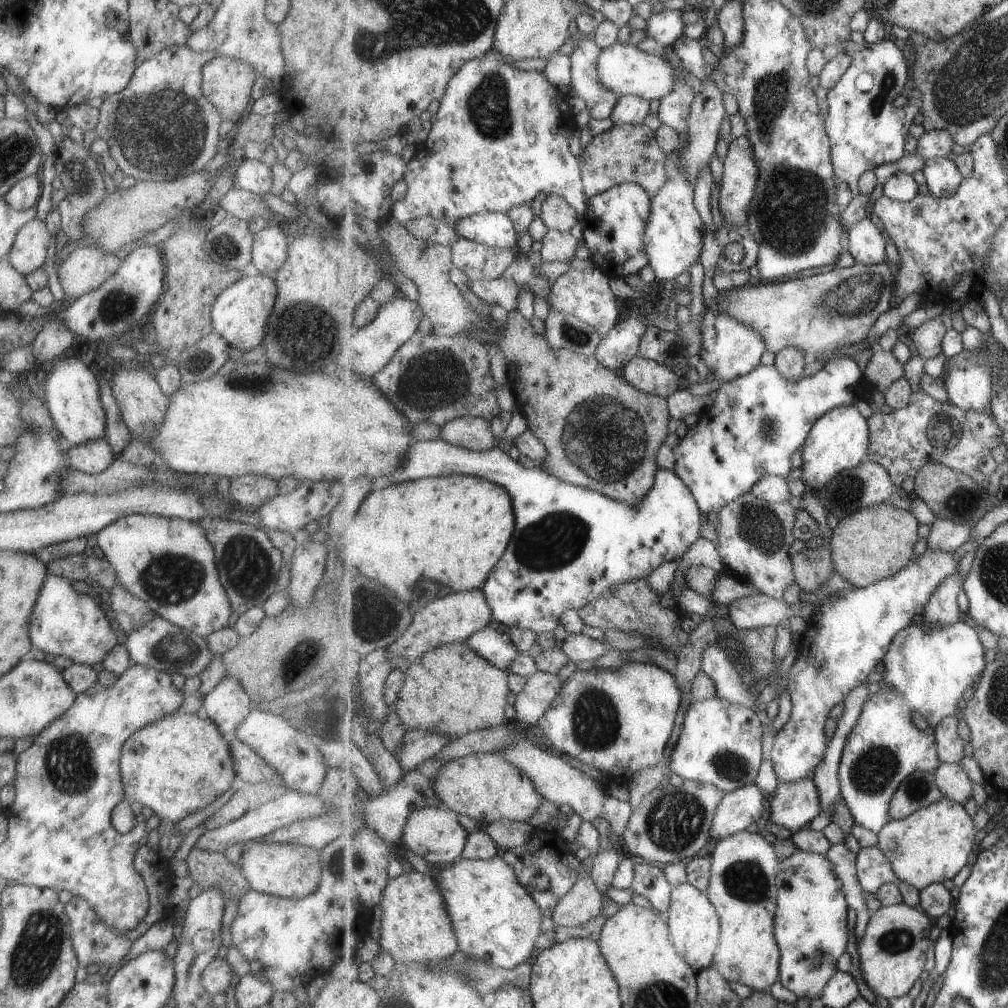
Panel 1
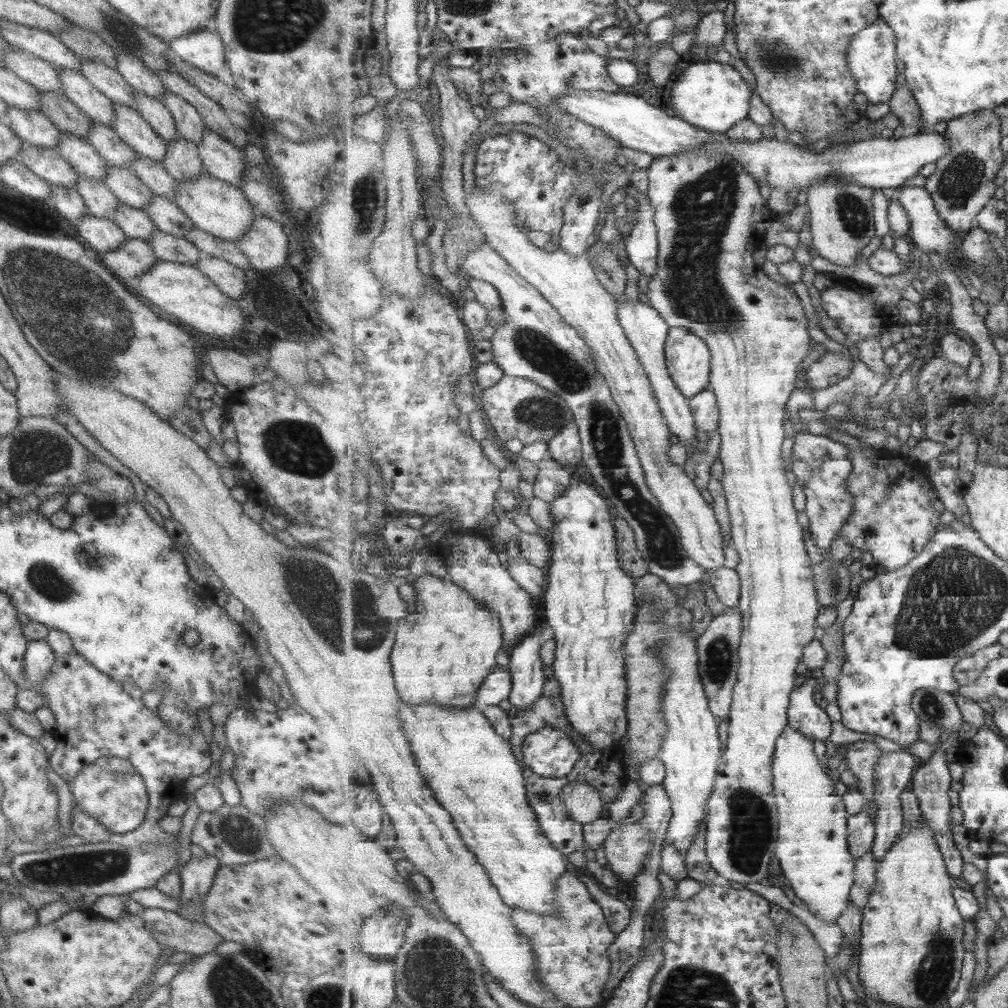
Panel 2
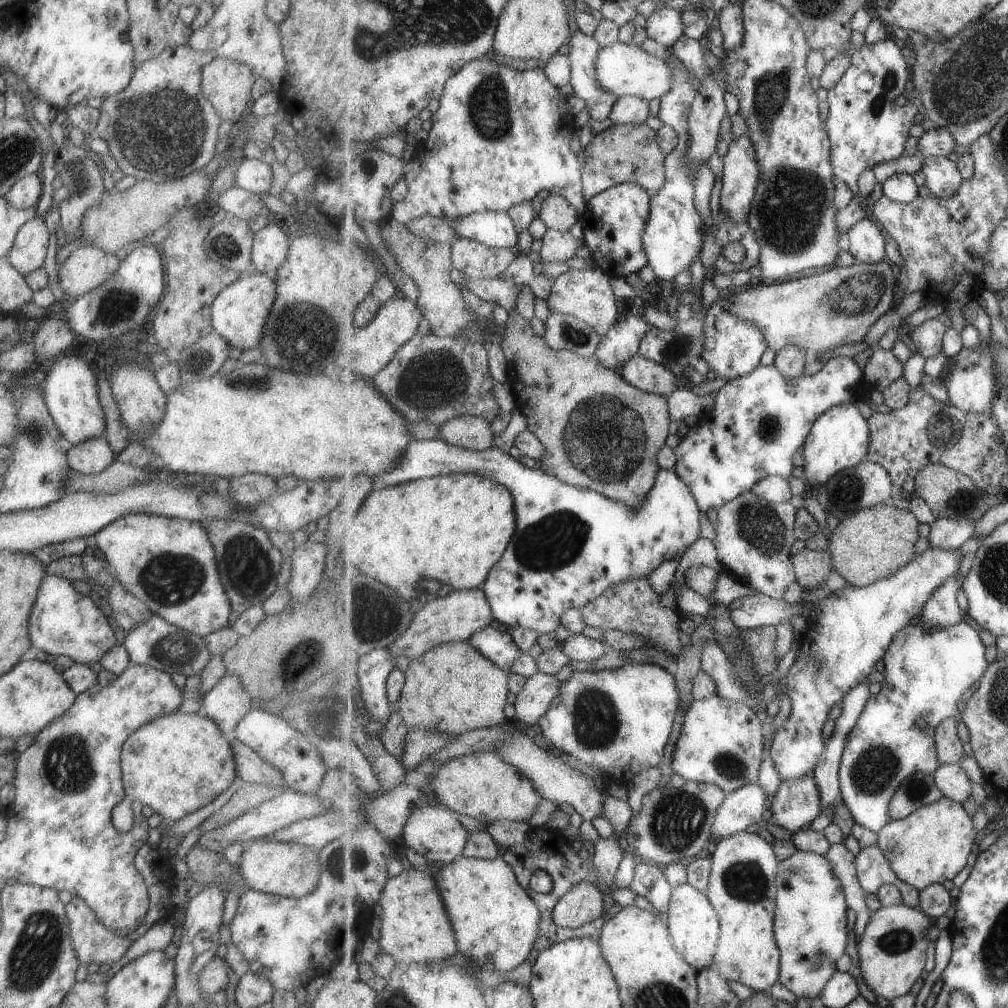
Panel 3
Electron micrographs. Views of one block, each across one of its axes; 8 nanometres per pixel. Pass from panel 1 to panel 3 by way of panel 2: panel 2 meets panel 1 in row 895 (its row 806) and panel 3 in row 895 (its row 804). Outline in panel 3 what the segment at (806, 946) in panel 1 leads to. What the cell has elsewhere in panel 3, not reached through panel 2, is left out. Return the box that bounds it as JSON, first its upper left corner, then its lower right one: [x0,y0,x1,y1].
[775,851,847,1003]

